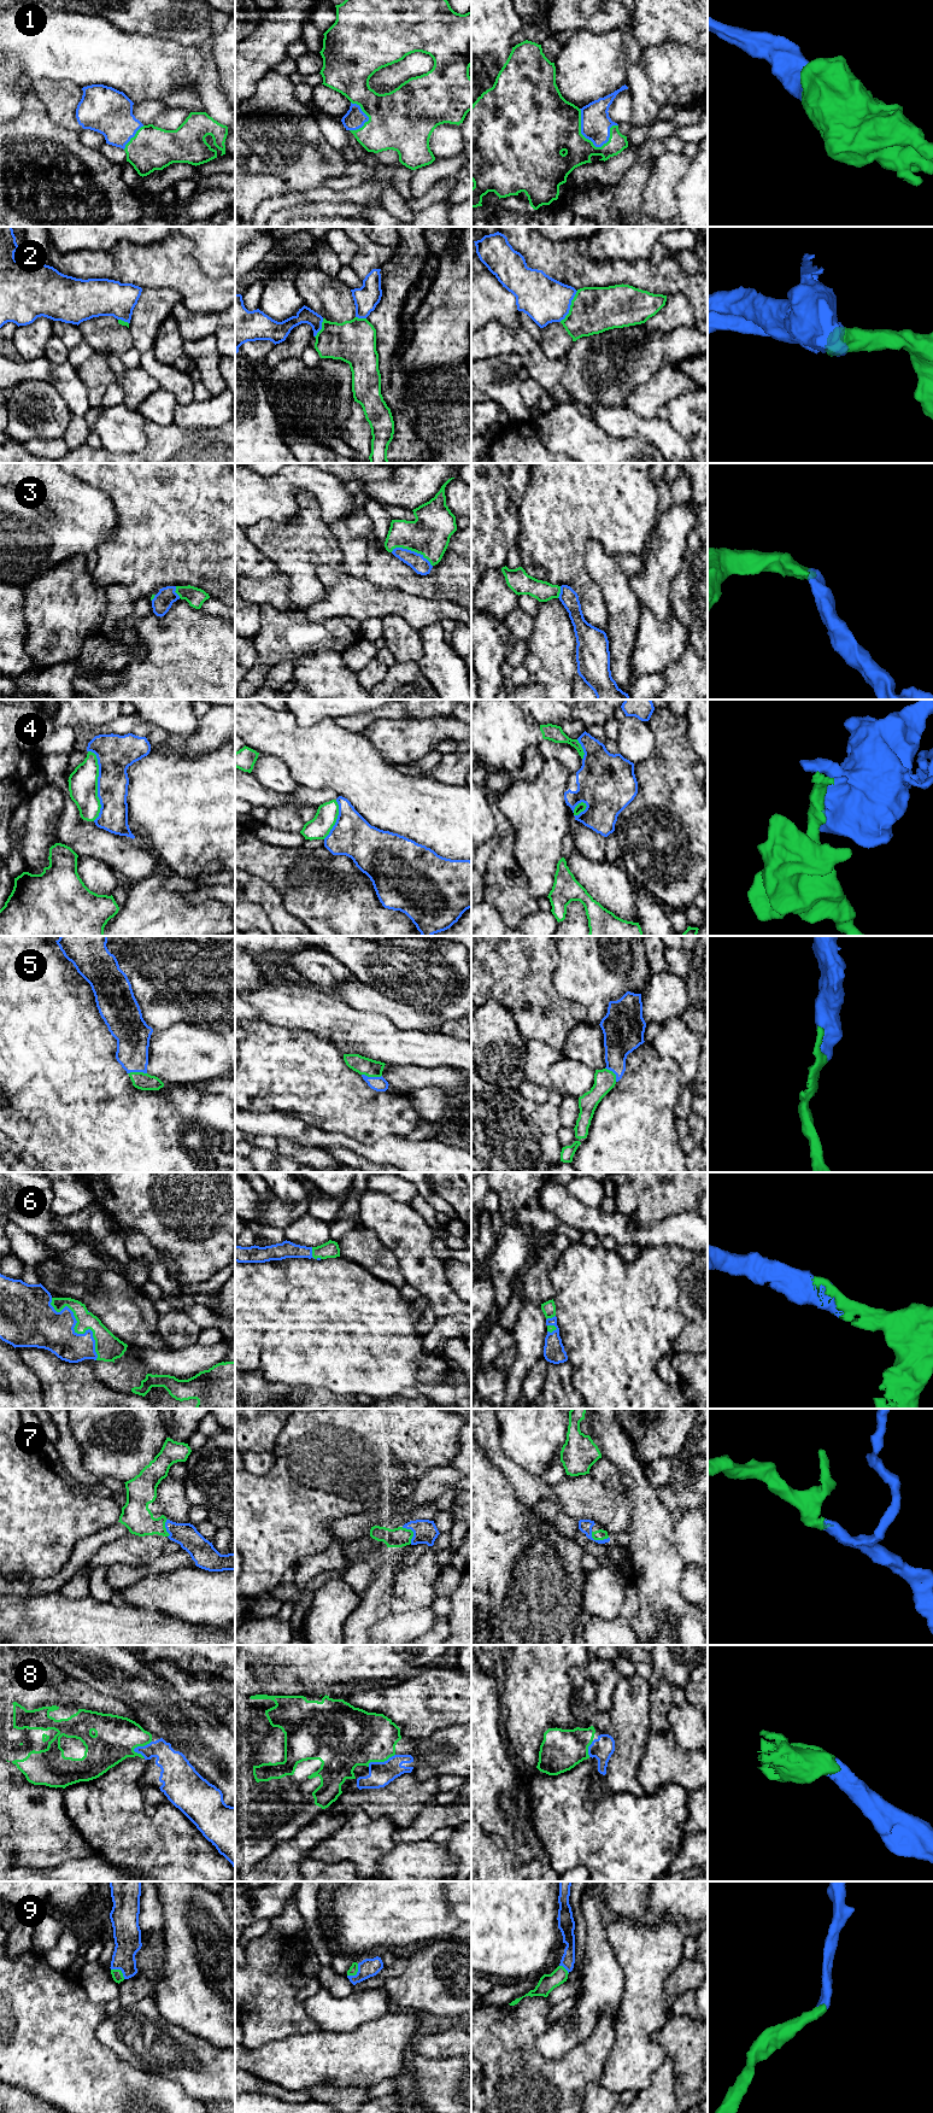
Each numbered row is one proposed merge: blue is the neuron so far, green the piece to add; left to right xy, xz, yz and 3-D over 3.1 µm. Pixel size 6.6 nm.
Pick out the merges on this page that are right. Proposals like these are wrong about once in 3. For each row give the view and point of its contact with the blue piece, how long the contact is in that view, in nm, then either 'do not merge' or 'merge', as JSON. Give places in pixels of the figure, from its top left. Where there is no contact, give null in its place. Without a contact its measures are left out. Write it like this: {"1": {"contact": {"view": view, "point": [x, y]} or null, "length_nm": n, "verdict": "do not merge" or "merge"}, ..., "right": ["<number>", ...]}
{"1": {"contact": {"view": "yz", "point": [581, 130]}, "length_nm": 300, "verdict": "merge"}, "2": {"contact": {"view": "yz", "point": [569, 306]}, "length_nm": 240, "verdict": "do not merge"}, "3": {"contact": {"view": "xz", "point": [412, 551]}, "length_nm": 300, "verdict": "merge"}, "4": {"contact": {"view": "xy", "point": [98, 784]}, "length_nm": 480, "verdict": "do not merge"}, "5": {"contact": {"view": "xz", "point": [371, 1077]}, "length_nm": 140, "verdict": "merge"}, "6": {"contact": {"view": "xy", "point": [74, 1329]}, "length_nm": 500, "verdict": "merge"}, "7": {"contact": {"view": "xz", "point": [412, 1531]}, "length_nm": 130, "verdict": "merge"}, "8": {"contact": {"view": "xy", "point": [141, 1746]}, "length_nm": 140, "verdict": "merge"}, "9": {"contact": {"view": "xz", "point": [357, 1973]}, "length_nm": 120, "verdict": "merge"}, "right": ["1", "3", "5", "6", "7", "8", "9"]}

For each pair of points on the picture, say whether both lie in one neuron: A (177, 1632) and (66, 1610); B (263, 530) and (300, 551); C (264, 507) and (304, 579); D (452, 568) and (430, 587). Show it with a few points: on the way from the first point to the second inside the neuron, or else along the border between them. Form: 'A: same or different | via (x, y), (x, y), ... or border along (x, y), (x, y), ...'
A: same | via (150, 1632), (94, 1632)
B: same | via (273, 539), (291, 546)
C: different | border along (299, 514), (294, 522), (259, 520), (247, 527)
D: same | via (447, 573), (435, 584)

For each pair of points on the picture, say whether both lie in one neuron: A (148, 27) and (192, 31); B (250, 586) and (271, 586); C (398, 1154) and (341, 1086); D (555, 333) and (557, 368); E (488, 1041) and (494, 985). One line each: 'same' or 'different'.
A: same
B: same
C: different
D: different
E: different

